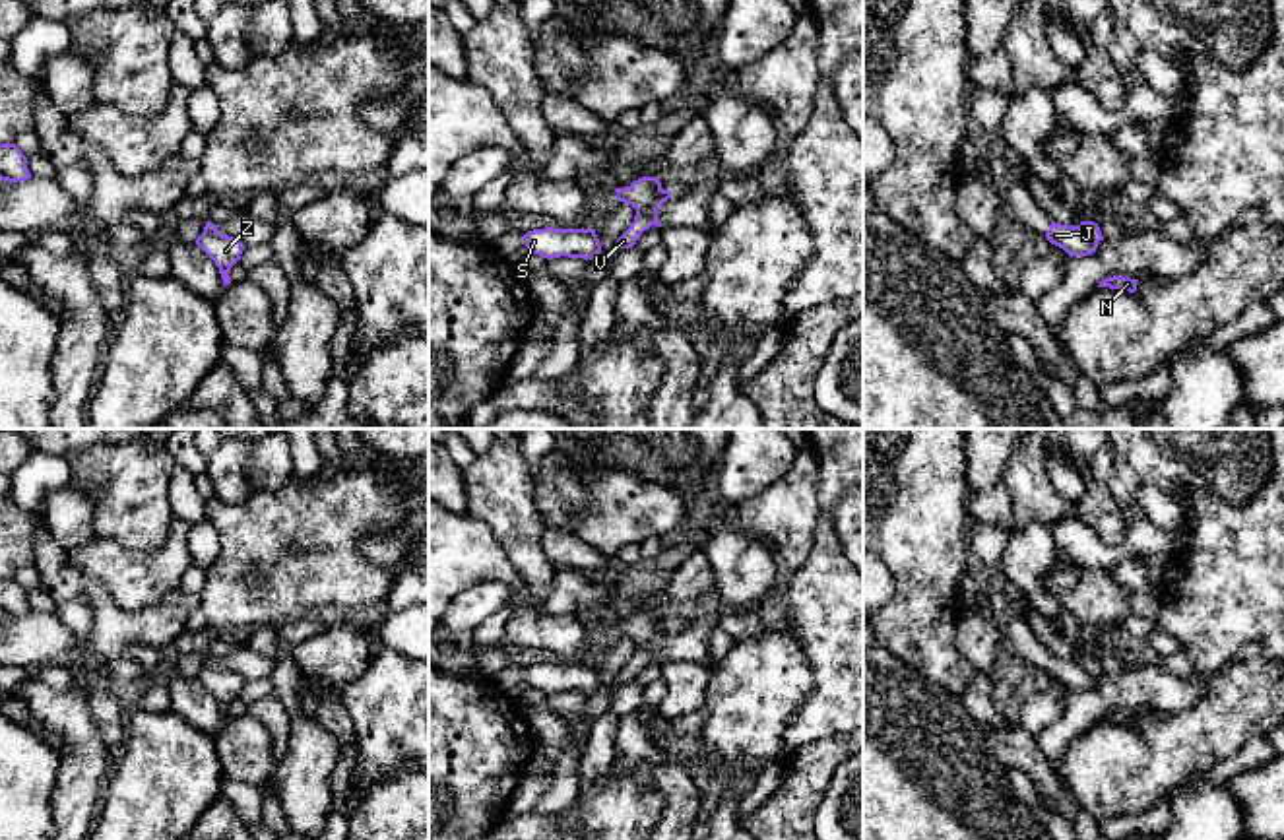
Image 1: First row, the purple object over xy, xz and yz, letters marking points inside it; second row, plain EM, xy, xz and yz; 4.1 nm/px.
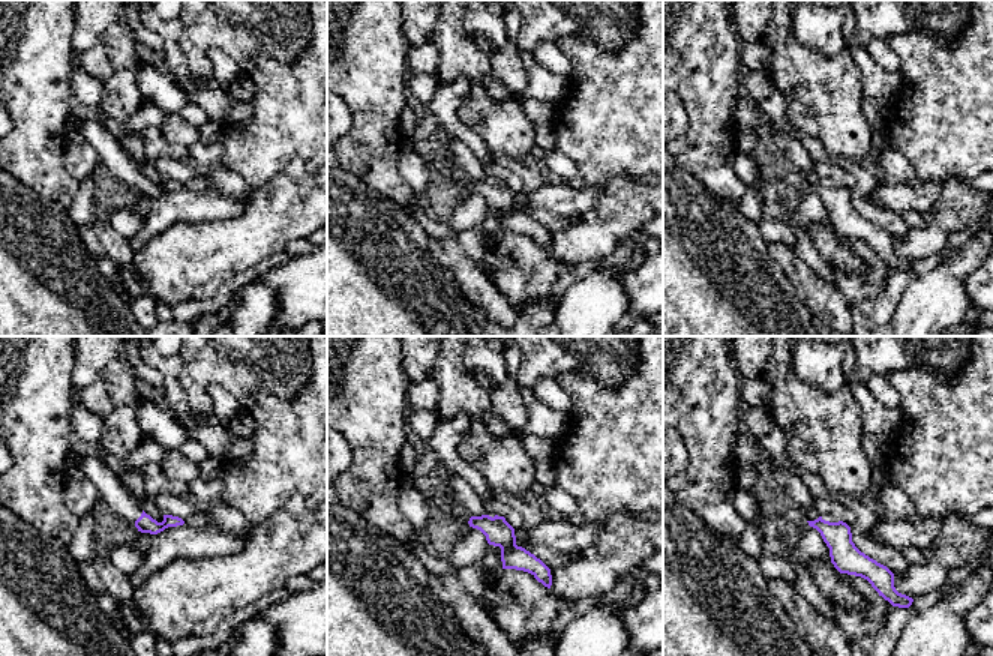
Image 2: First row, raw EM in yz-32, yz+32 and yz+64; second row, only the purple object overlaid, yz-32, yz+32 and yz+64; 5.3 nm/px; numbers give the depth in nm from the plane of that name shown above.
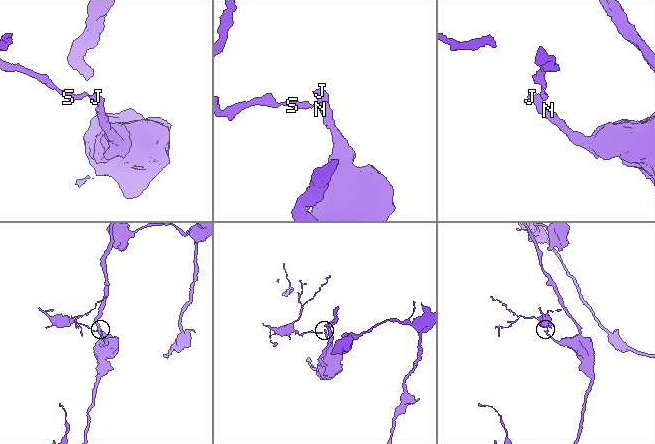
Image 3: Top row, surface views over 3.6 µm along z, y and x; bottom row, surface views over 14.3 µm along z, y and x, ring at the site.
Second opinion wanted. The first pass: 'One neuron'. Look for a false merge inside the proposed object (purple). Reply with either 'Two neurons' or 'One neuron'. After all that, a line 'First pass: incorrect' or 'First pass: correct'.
Two neurons
First pass: incorrect

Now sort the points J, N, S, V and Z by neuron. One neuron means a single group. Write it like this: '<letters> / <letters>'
J N Z / S V

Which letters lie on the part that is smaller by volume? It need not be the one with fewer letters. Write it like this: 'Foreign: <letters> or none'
Foreign: S, V

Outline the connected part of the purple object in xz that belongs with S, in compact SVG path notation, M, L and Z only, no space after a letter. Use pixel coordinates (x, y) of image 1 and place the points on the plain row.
M533 663L524 669L524 679L530 687L541 693L584 693L592 695L601 687L595 663Z

